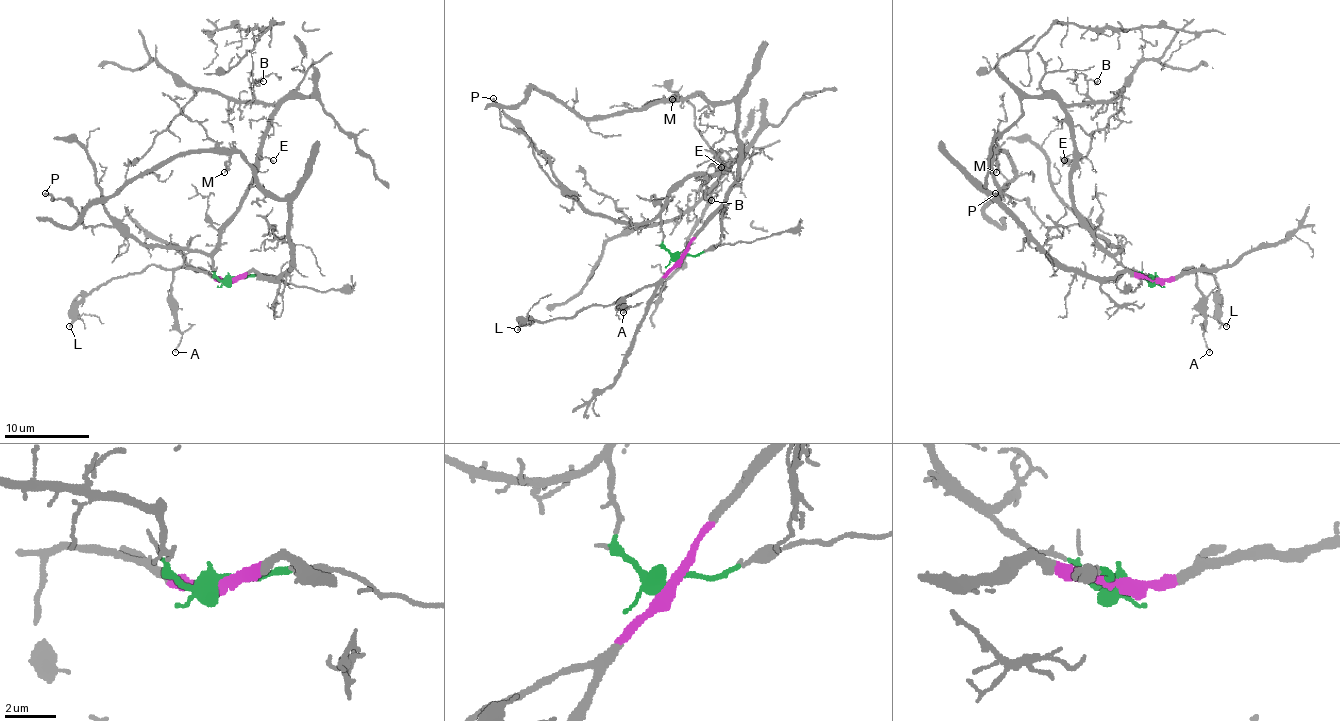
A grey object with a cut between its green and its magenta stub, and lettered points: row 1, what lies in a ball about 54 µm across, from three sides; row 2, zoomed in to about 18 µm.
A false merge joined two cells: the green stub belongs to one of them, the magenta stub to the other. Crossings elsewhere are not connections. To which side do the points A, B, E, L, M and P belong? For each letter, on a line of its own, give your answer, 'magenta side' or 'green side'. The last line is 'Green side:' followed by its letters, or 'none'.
A: magenta side
B: green side
E: green side
L: magenta side
M: magenta side
P: green side
Green side: B, E, P

